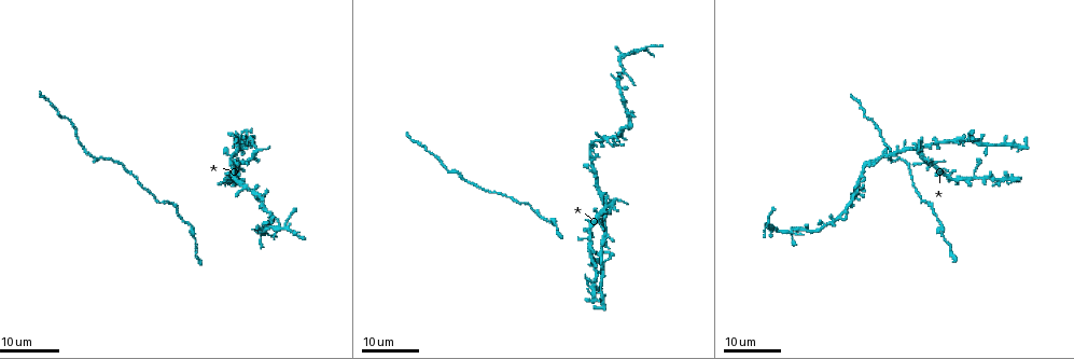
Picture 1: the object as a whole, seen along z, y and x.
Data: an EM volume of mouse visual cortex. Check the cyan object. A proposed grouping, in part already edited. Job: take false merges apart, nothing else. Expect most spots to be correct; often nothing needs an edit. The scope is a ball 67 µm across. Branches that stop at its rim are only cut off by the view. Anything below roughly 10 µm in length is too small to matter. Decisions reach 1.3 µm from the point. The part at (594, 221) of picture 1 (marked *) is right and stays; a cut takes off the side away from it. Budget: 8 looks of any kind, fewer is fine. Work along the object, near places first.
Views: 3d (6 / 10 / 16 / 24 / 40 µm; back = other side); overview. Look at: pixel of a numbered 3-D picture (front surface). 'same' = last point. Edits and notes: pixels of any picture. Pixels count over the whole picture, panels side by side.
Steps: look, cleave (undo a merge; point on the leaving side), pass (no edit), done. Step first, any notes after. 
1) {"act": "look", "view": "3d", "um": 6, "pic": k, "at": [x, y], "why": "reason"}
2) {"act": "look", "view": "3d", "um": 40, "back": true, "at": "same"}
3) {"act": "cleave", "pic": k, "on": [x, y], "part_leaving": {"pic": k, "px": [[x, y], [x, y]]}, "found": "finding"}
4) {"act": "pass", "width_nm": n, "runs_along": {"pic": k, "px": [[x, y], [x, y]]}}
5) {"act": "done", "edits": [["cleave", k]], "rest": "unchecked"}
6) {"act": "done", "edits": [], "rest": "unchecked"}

{"act": "look", "view": "3d", "um": 16, "pic": 1, "at": [956, 181], "why": "a fork"}

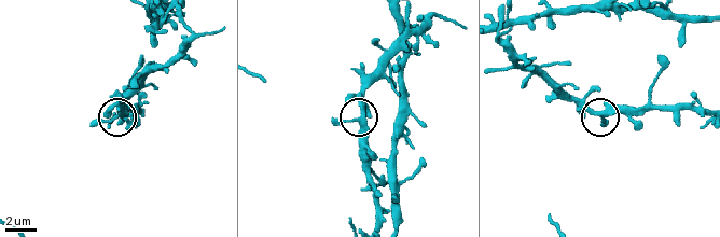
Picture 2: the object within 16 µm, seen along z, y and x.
{"act": "look", "view": "3d", "um": 10, "pic": 2, "at": [111, 120], "why": "closer look"}

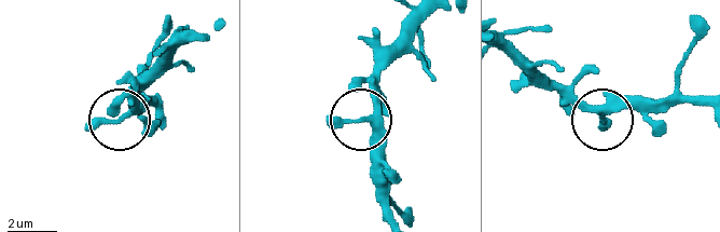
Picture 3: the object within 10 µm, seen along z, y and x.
{"act": "pass", "runs_along": {"pic": 3, "px": [[393, 48], [378, 100], [364, 118], [375, 138], [375, 191]]}, "found": "one cell here"}

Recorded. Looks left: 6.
{"act": "look", "view": "3d", "um": 24, "pic": 1, "at": [924, 144], "why": "side arm on a straight run"}

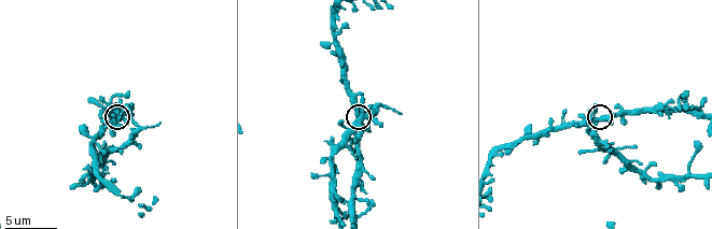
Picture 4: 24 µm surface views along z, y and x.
{"act": "look", "view": "3d", "um": 6, "pic": 4, "at": [599, 118], "why": "zoom in"}

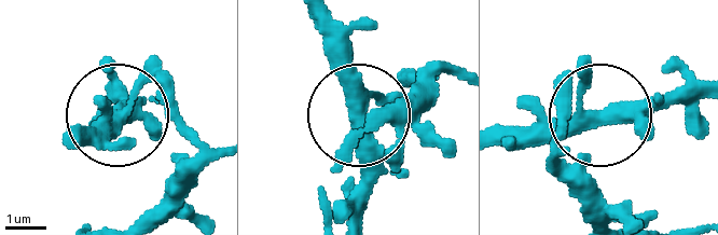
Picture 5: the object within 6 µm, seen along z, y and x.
{"act": "pass", "width_nm": 340, "runs_along": {"pic": 5, "px": [[597, 208], [556, 136], [566, 95], [597, 115], [700, 95]]}, "found": "continuous, no second cell"}

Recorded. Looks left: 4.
{"act": "look", "view": "3d", "um": 24, "pic": 1, "at": [894, 159], "why": "calibre changes"}

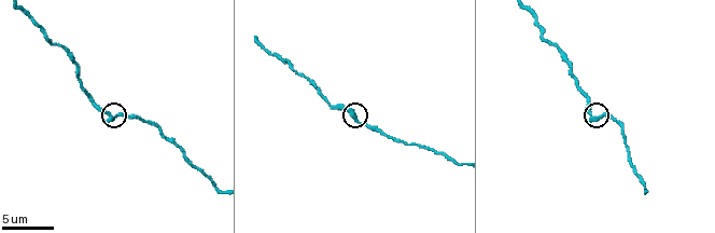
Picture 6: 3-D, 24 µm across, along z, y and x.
{"act": "look", "view": "3d", "um": 6, "pic": 6, "at": [595, 119]}

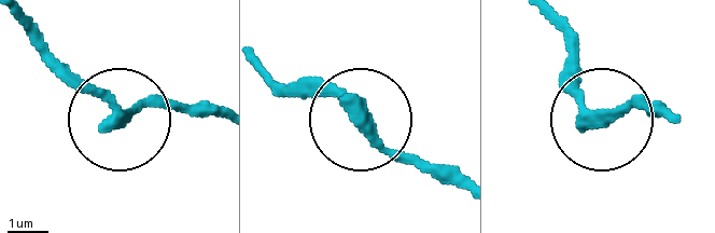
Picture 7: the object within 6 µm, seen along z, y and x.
{"act": "pass", "width_nm": 280, "runs_along": {"pic": 7, "px": [[214, 113], [153, 103], [111, 113], [32, 35]]}, "found": "continuous, no second cell"}

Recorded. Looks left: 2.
{"act": "look", "view": "3d", "um": 24, "pic": 1, "at": [269, 229], "why": "a narrow waist"}

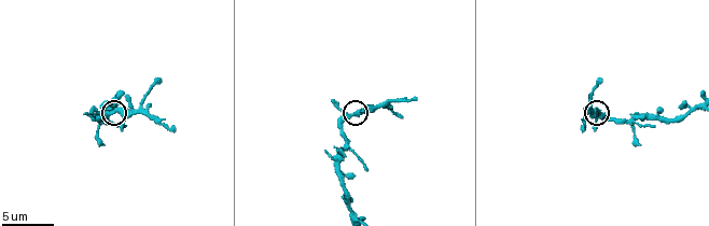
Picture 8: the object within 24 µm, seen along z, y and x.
{"act": "look", "view": "3d", "um": 6, "pic": 8, "at": [352, 115]}

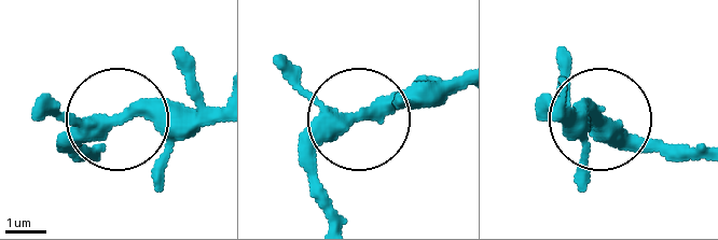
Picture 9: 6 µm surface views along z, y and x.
{"act": "pass", "runs_along": {"pic": 9, "px": [[694, 153], [567, 111]]}, "found": "continuous, no second cell"}

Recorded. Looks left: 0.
{"act": "done", "edits": [], "rest": "unchecked"}

